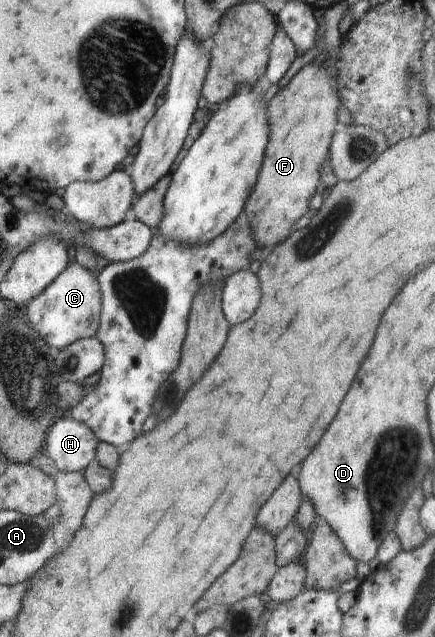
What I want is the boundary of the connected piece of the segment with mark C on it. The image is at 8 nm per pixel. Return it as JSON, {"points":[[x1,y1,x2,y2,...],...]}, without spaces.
{"points":[[73,262,21,312,31,329,47,343,51,353,67,348,81,338,94,337,99,332,99,316,102,312,98,275]]}

